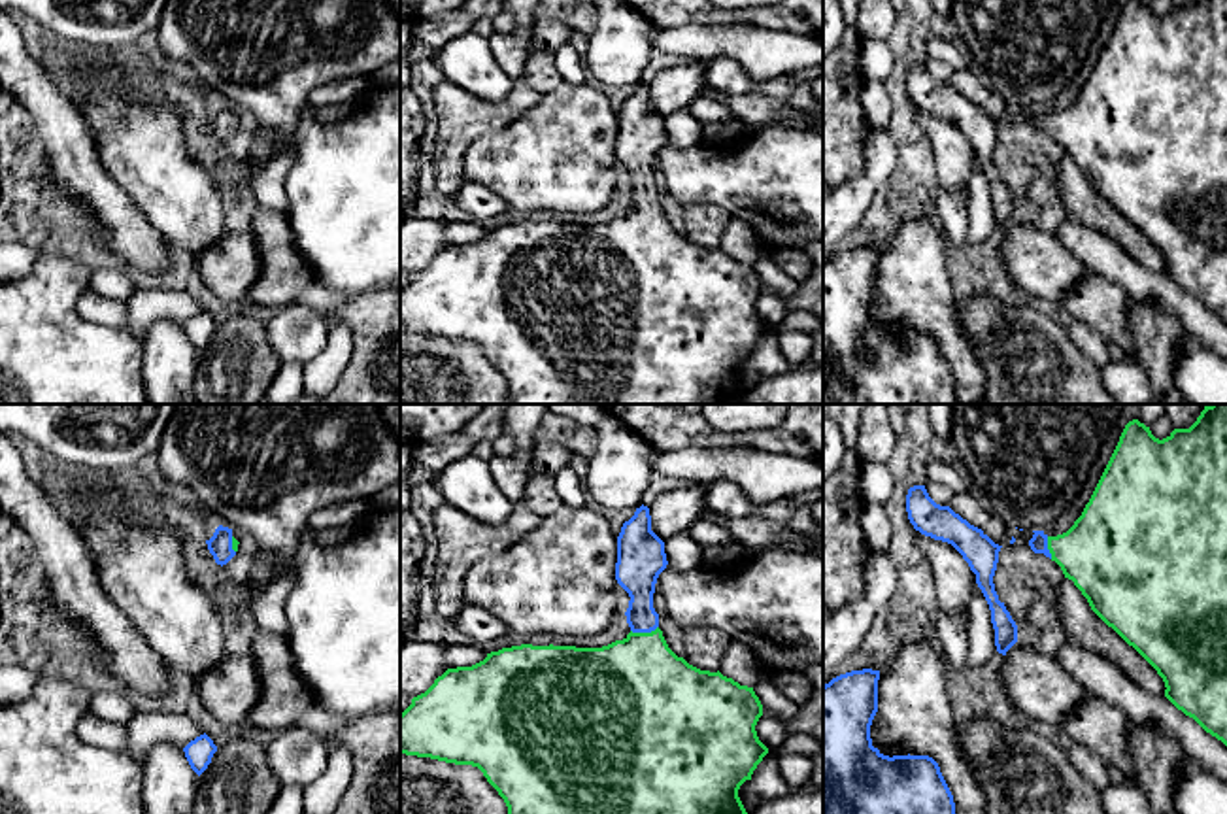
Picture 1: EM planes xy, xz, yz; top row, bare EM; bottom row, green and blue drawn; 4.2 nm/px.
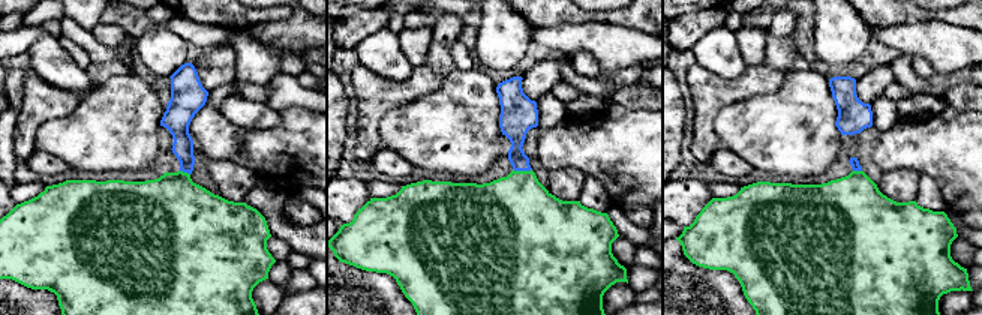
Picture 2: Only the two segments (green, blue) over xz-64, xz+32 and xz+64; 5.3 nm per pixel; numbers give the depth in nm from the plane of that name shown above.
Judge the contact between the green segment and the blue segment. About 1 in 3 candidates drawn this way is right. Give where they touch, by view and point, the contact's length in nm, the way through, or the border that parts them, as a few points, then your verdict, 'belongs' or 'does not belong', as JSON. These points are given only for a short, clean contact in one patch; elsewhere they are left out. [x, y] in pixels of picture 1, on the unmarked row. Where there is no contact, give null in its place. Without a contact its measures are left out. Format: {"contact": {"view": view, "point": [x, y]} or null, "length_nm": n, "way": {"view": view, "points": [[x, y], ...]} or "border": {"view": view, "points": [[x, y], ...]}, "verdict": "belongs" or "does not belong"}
{"contact": {"view": "xz", "point": [644, 210]}, "length_nm": 120, "way": {"view": "xz", "points": [[638, 269], [644, 210], [638, 152]]}, "verdict": "belongs"}

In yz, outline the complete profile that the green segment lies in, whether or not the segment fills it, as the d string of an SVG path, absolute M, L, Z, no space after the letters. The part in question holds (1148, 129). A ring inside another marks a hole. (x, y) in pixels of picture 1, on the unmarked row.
M1127 0L1074 102L1057 113L1048 113L1044 108L1033 110L1031 127L1055 138L1065 155L1072 157L1087 176L1091 187L1157 247L1167 264L1165 274L1227 323L1227 0L1193 0L1189 6L1174 6L1163 17L1155 15L1144 0Z

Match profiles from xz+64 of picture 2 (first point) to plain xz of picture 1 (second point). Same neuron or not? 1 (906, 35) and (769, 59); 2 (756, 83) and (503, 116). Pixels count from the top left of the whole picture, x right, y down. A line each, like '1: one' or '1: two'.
1: one
2: one

